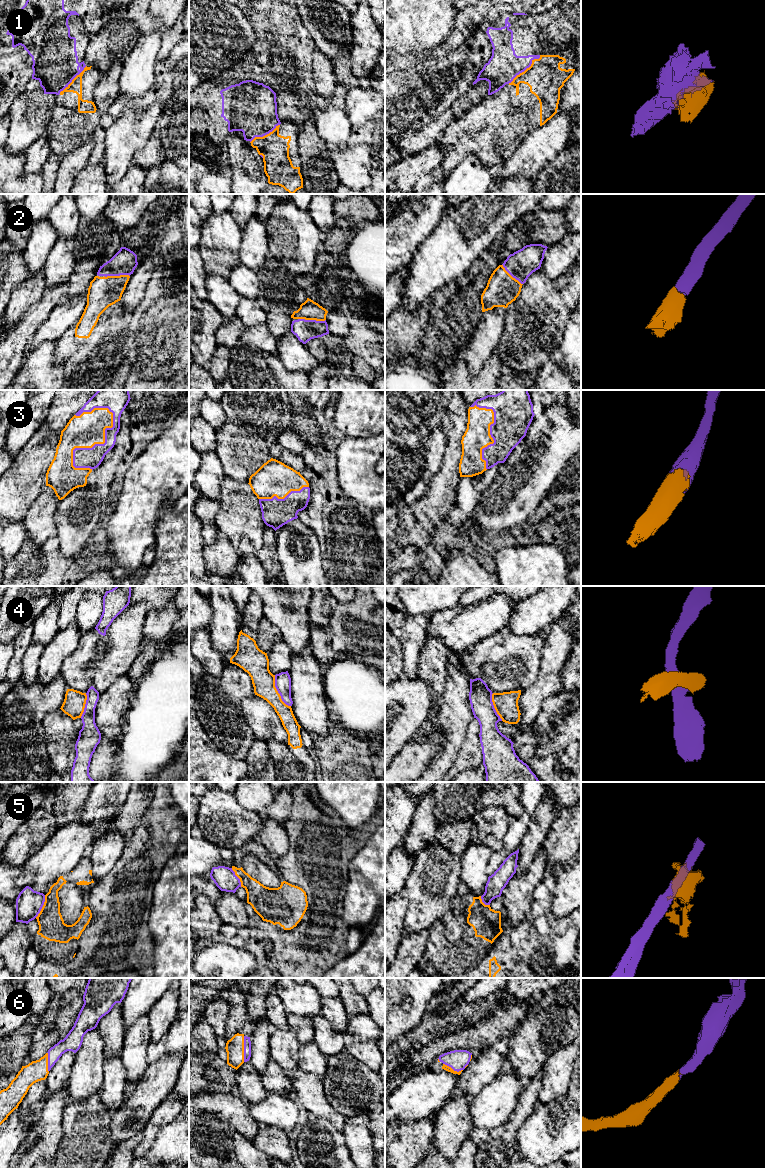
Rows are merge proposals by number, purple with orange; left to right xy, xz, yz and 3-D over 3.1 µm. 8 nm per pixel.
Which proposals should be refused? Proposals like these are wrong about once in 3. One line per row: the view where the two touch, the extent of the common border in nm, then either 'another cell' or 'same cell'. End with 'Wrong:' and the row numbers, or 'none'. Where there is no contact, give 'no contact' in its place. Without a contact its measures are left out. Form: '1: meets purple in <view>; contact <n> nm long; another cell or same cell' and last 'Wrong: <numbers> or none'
1: meets purple in yz; contact 340 nm long; another cell
2: meets purple in xz; contact 220 nm long; same cell
3: meets purple in xy; contact 550 nm long; same cell
4: meets purple in xz; contact 280 nm long; another cell
5: meets purple in xy; contact 200 nm long; another cell
6: meets purple in xz; contact 200 nm long; same cell
Wrong: 1, 4, 5

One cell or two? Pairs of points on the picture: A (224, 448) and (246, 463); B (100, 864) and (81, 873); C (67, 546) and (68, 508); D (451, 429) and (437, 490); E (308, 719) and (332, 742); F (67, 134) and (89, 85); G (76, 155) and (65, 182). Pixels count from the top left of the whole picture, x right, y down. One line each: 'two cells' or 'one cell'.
A: one cell
B: two cells
C: one cell
D: one cell
E: two cells
F: one cell
G: one cell

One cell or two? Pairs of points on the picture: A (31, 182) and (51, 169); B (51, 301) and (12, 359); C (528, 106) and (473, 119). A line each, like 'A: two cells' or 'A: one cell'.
A: two cells
B: one cell
C: one cell

